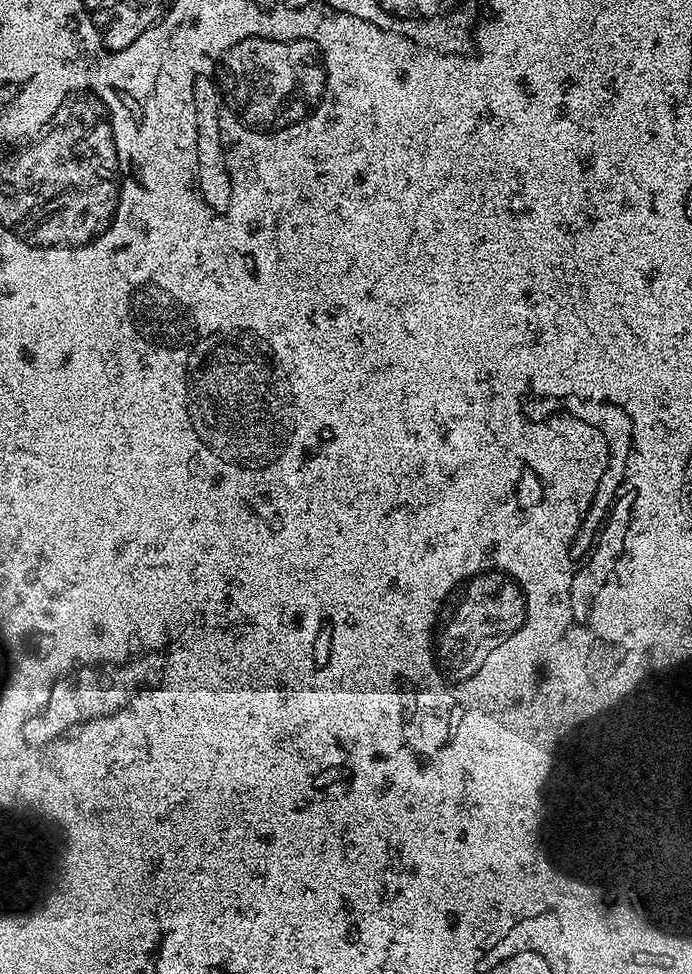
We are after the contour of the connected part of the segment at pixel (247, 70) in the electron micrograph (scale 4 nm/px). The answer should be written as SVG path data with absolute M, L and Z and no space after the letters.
M248 32L248 36L232 40L228 48L220 48L216 60L212 60L212 72L208 72L208 84L216 92L216 104L224 104L224 112L244 132L252 132L252 136L280 136L288 128L308 124L324 108L324 100L328 100L328 80L332 80L328 76L328 52L324 52L324 44L316 36L264 36L264 32Z

